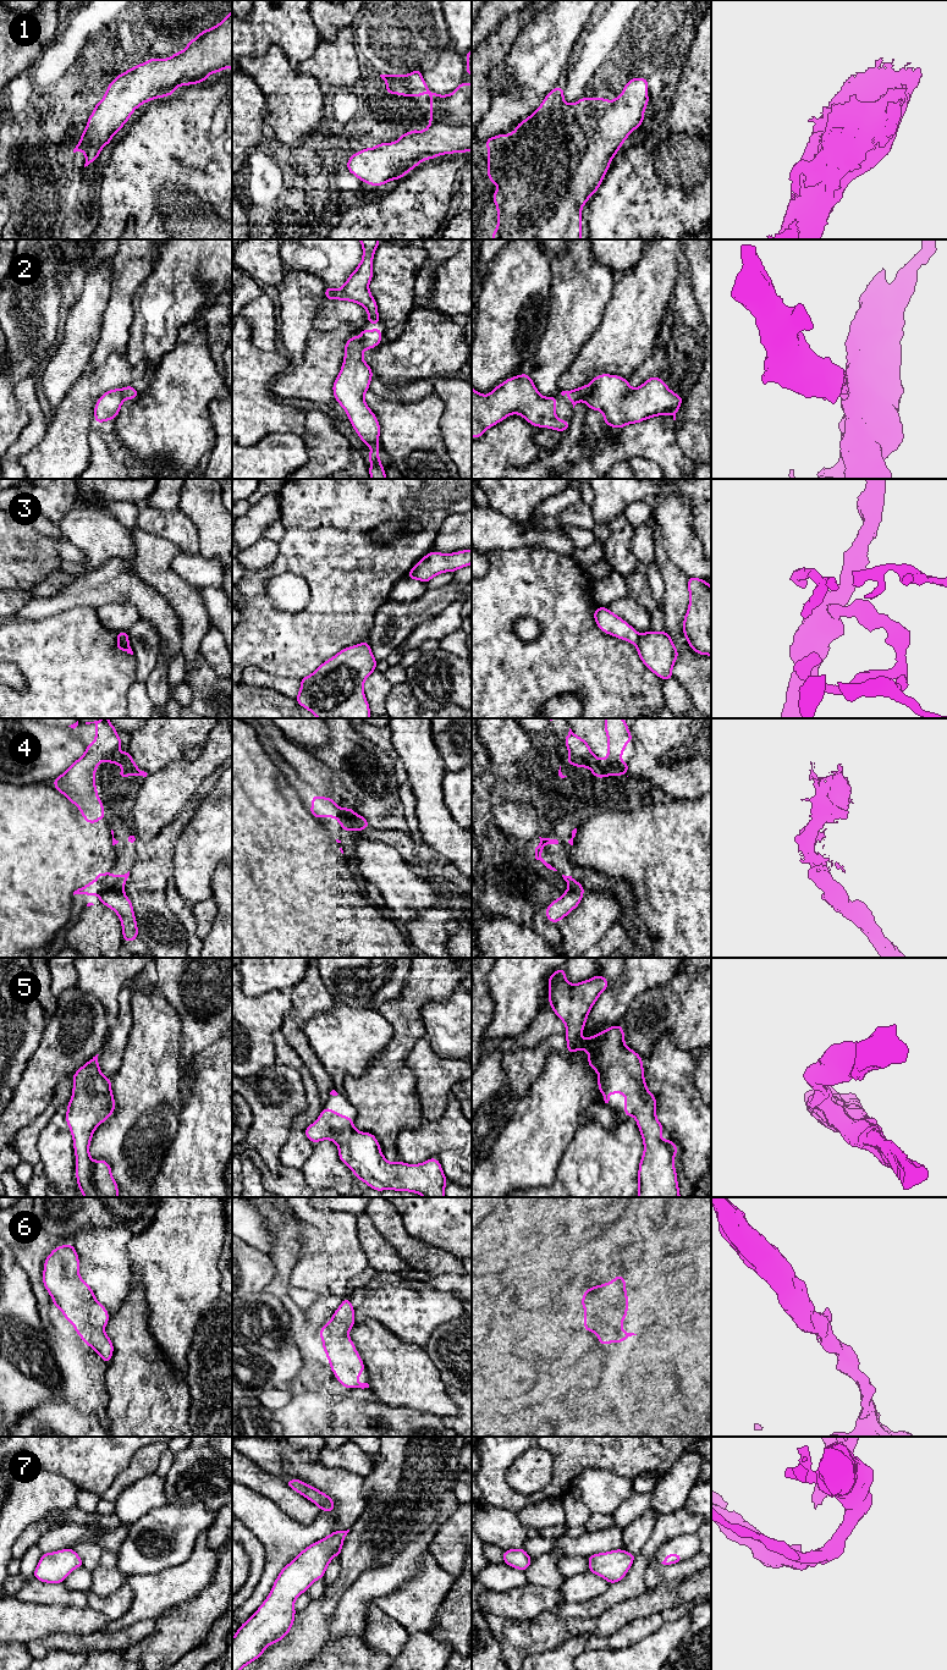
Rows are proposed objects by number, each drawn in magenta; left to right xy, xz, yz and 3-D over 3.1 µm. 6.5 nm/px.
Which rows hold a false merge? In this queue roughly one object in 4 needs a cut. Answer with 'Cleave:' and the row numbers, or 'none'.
Cleave: 3, 4

